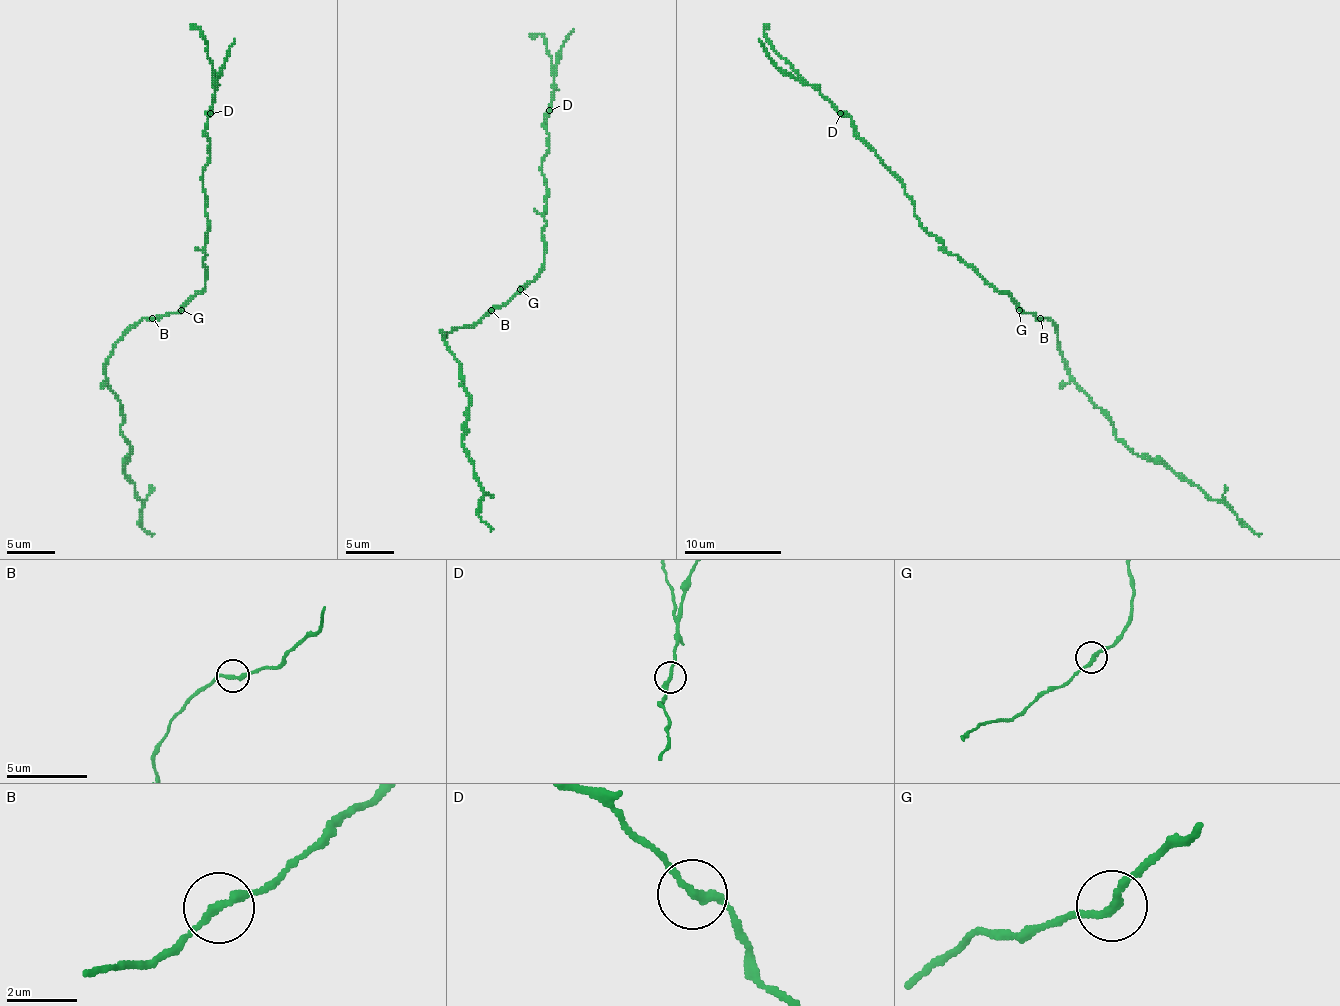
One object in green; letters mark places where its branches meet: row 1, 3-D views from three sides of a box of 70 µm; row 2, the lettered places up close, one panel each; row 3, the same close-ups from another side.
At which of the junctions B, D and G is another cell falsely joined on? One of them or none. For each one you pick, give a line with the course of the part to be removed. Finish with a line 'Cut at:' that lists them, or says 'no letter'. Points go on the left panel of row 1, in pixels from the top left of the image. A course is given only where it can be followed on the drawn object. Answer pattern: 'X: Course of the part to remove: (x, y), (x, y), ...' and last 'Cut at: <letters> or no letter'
Cut at: no letter

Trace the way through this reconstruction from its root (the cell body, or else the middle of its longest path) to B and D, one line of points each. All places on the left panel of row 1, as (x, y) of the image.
B: (186, 303), (176, 313), (152, 318)
D: (186, 303), (205, 286), (203, 259), (207, 255), (207, 216), (203, 167), (210, 155), (205, 131), (210, 114)

